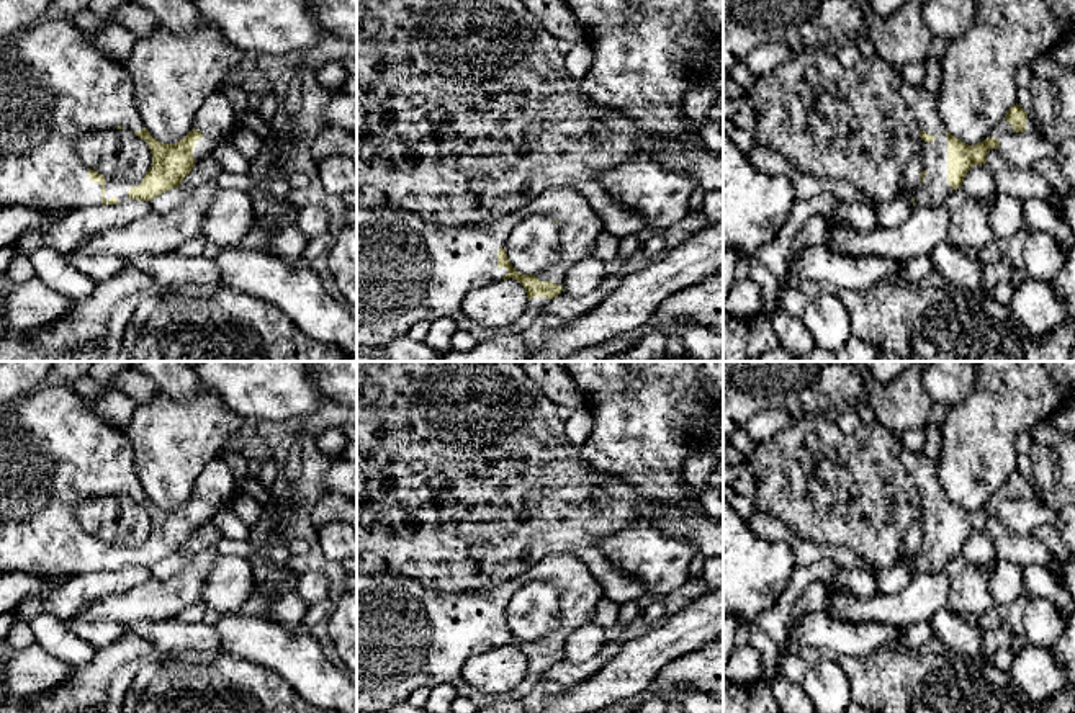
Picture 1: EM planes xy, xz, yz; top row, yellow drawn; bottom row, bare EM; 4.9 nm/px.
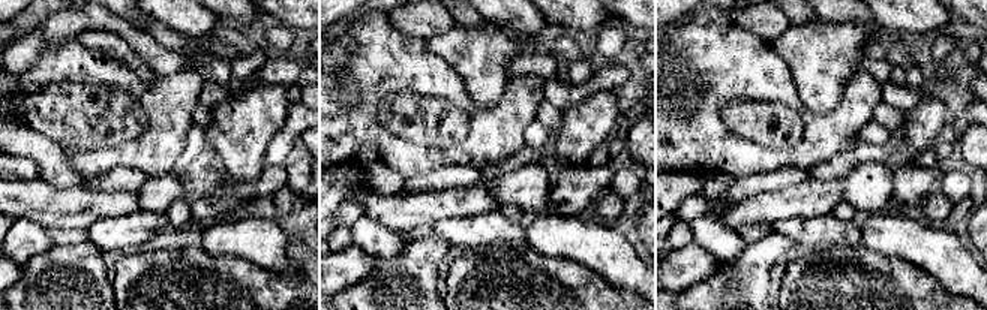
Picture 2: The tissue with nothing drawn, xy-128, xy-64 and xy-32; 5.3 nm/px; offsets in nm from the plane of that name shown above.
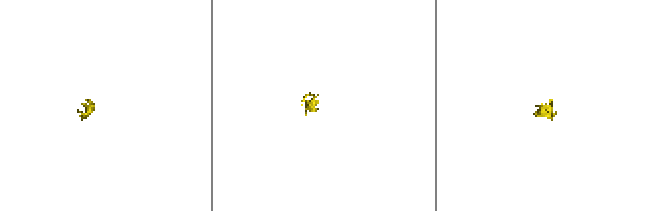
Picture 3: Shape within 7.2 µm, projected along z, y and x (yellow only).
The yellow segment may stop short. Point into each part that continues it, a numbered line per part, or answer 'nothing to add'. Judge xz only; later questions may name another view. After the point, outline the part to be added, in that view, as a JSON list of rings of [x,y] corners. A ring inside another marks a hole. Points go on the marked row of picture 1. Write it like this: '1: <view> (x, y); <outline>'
1: xz (408, 270); [[[573,186],[545,190],[520,209],[483,226],[440,226],[388,203],[373,208],[357,204],[357,345],[380,348],[404,337],[421,321],[432,322],[440,317],[452,319],[478,342],[499,335],[520,335],[542,316],[550,303],[548,298],[529,299],[520,317],[504,327],[483,327],[468,319],[461,311],[461,301],[471,289],[509,275],[507,268],[497,267],[497,250],[506,249],[512,229],[532,214],[543,214],[558,222],[563,265],[561,271],[543,271],[535,276],[563,286],[568,270],[592,257],[592,244],[604,231],[591,203]]]

